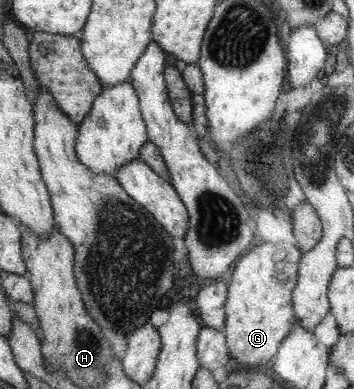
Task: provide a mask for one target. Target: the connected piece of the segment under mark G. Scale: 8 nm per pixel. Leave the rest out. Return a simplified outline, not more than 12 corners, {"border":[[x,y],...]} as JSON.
{"border":[[263,242],[236,260],[223,331],[257,369],[296,324],[299,250]]}

